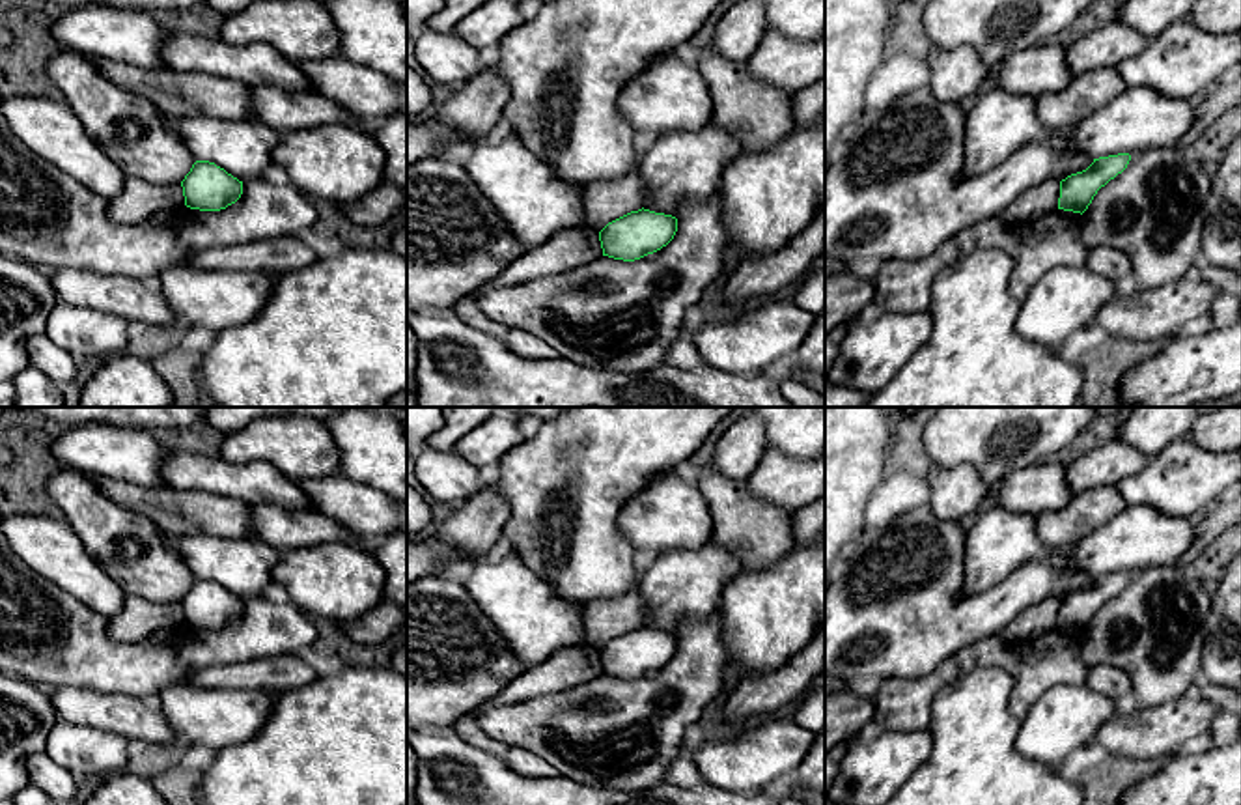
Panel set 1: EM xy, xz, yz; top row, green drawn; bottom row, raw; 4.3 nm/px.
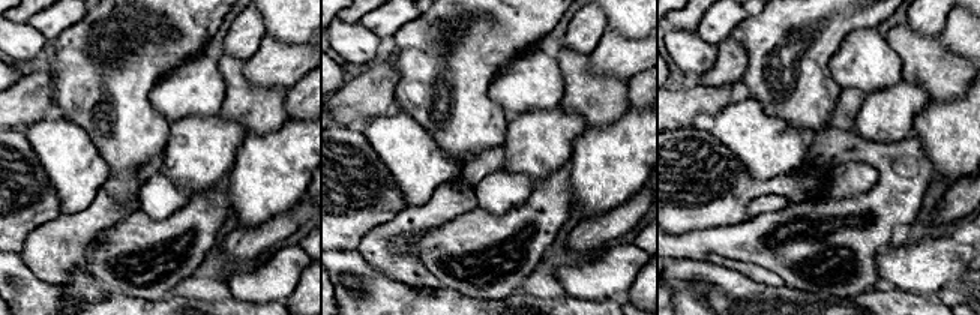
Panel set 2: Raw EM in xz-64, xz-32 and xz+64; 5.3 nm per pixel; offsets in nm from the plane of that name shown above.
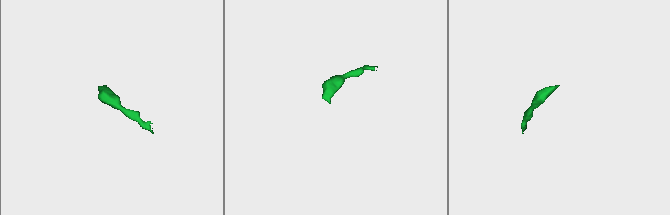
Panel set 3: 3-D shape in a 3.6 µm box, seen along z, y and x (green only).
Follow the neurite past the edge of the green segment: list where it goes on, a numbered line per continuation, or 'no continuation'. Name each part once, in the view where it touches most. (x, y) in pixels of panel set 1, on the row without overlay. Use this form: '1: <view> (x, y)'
no continuation

